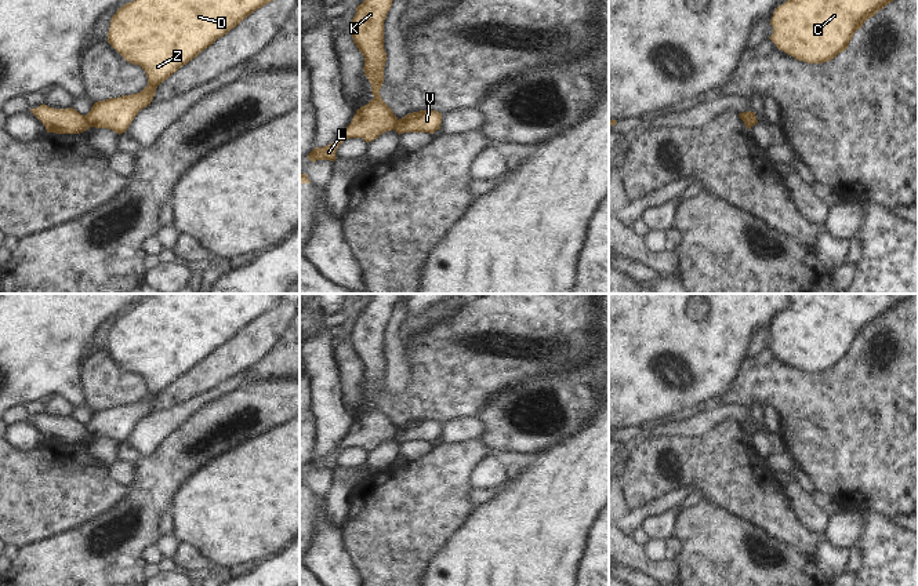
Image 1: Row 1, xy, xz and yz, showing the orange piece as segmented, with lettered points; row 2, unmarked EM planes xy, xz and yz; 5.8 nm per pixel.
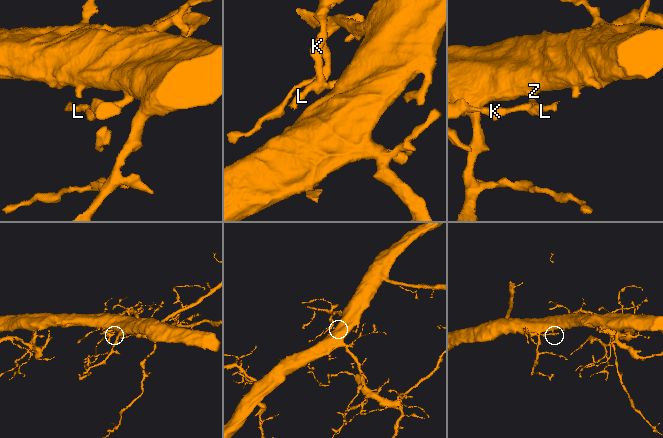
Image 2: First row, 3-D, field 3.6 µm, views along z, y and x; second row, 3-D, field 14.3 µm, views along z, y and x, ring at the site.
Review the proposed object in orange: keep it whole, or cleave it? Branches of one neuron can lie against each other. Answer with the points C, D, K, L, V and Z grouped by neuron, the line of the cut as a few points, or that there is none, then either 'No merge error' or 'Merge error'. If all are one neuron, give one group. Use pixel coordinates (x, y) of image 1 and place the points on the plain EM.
Groups: C D V Z / K L. Split along xy (84, 425), (90, 435). Merge error

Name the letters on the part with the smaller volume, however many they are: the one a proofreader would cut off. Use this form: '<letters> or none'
K, L

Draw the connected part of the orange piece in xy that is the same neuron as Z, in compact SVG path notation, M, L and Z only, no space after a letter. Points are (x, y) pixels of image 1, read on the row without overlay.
M150 294L110 328L108 352L130 372L139 374L148 394L137 403L98 410L86 423L90 436L126 441L139 419L150 414L156 397L217 347L255 319L273 310L283 294Z

